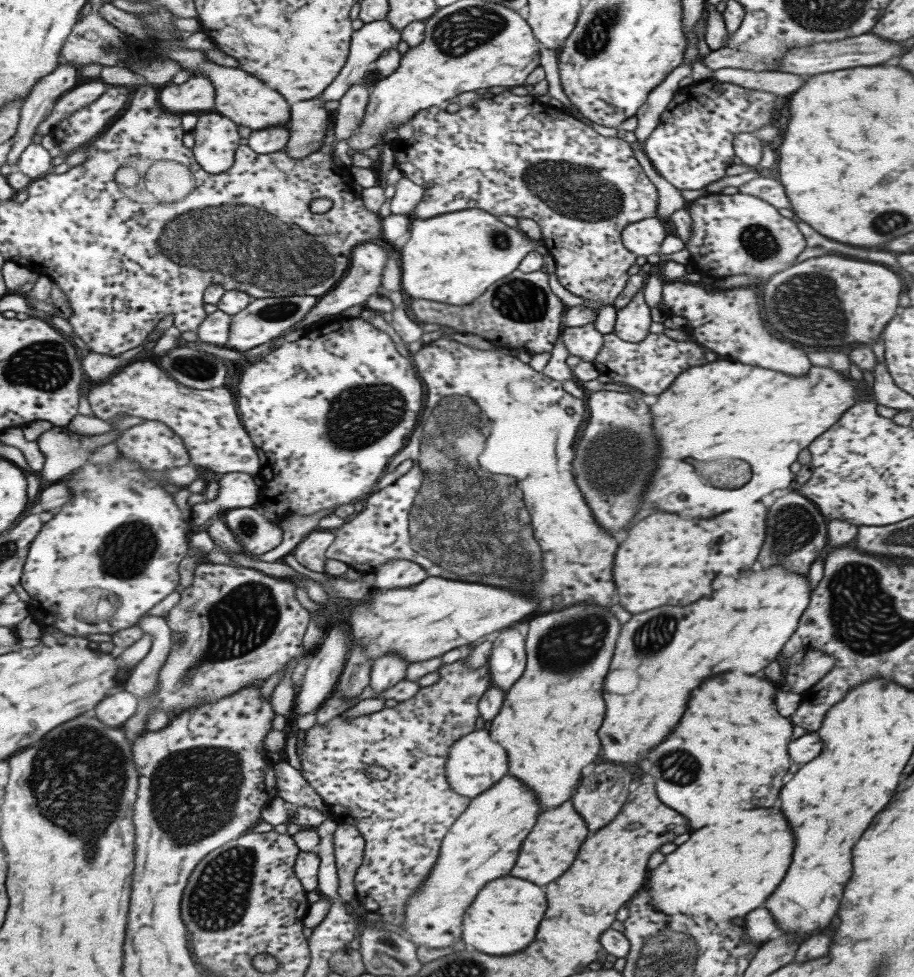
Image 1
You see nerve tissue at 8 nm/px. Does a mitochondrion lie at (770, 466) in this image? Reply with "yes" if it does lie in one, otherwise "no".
no

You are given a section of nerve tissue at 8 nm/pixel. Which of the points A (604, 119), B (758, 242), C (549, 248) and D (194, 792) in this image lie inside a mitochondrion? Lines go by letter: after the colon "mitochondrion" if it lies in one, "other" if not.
A: other
B: mitochondrion
C: other
D: mitochondrion

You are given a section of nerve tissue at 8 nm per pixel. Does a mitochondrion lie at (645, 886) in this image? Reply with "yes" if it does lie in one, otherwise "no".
no

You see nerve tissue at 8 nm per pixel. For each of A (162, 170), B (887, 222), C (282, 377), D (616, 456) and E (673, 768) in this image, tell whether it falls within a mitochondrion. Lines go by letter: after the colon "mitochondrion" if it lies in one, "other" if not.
A: other
B: mitochondrion
C: other
D: mitochondrion
E: mitochondrion

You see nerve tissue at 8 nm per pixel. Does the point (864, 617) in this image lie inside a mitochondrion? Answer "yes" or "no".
yes

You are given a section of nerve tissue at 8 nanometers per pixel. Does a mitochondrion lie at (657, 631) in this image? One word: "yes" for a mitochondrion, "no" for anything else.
yes

